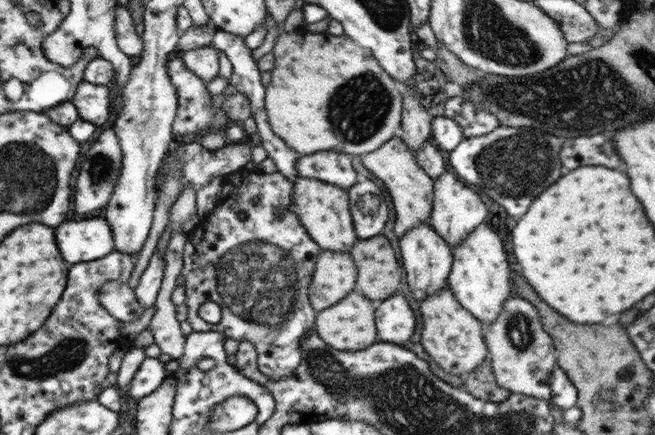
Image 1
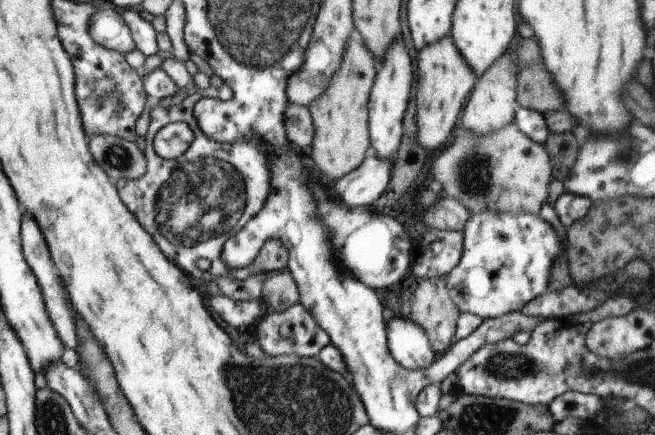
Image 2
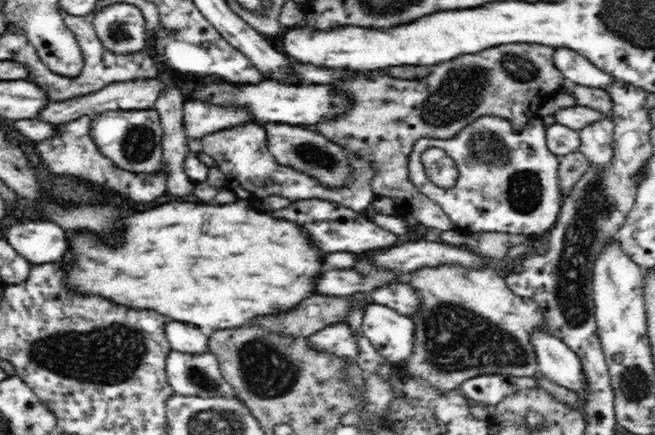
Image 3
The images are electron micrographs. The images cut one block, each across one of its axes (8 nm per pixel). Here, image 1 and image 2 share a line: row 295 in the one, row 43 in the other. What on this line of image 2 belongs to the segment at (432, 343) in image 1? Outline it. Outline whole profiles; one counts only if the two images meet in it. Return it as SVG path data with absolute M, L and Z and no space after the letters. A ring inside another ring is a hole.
M441 38L431 46L425 46L417 54L417 86L415 86L415 126L417 126L417 142L427 152L437 152L443 148L445 140L451 138L459 112L463 112L471 90L477 80L467 70L467 64L459 58L451 38Z

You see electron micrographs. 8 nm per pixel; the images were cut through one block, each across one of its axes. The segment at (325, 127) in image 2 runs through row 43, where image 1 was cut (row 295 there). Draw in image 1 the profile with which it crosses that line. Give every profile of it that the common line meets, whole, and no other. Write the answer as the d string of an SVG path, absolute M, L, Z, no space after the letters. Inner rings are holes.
M359 292L347 294L339 304L333 304L325 310L321 310L315 318L315 334L333 350L339 352L359 352L367 346L377 342L377 330L375 330L375 302L369 298L363 298Z

